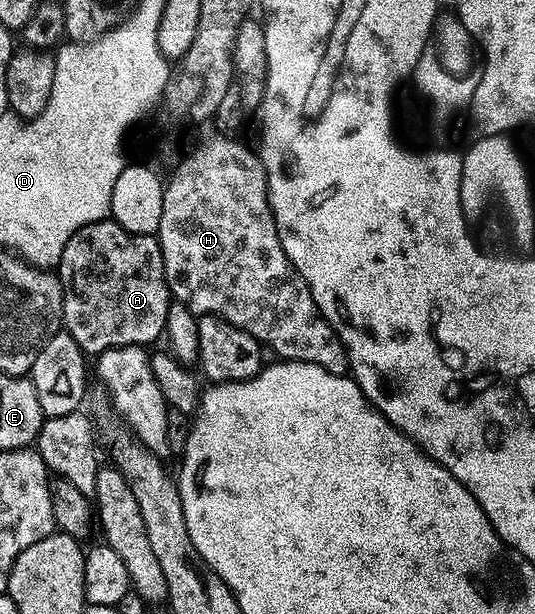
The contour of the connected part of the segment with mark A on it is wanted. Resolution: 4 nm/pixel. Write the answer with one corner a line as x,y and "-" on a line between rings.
114,220
83,226
65,244
57,273
63,285
62,329
77,340
84,355
98,356
118,346
146,347
147,342
166,331
167,313
173,299
167,287
161,244
155,234
130,234

